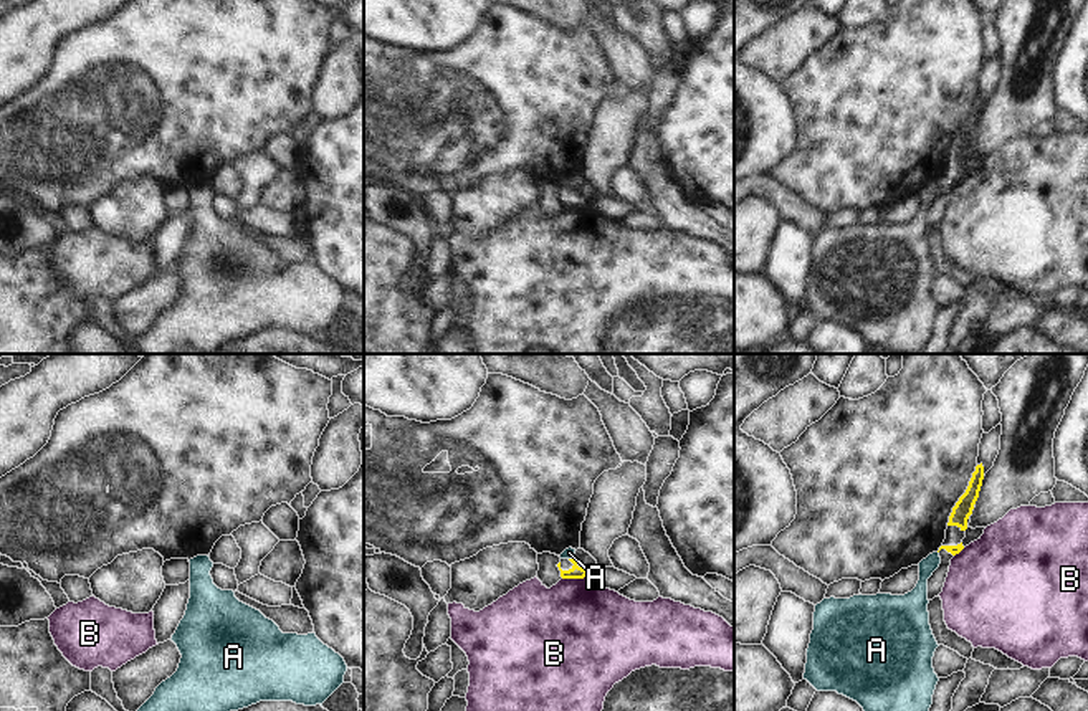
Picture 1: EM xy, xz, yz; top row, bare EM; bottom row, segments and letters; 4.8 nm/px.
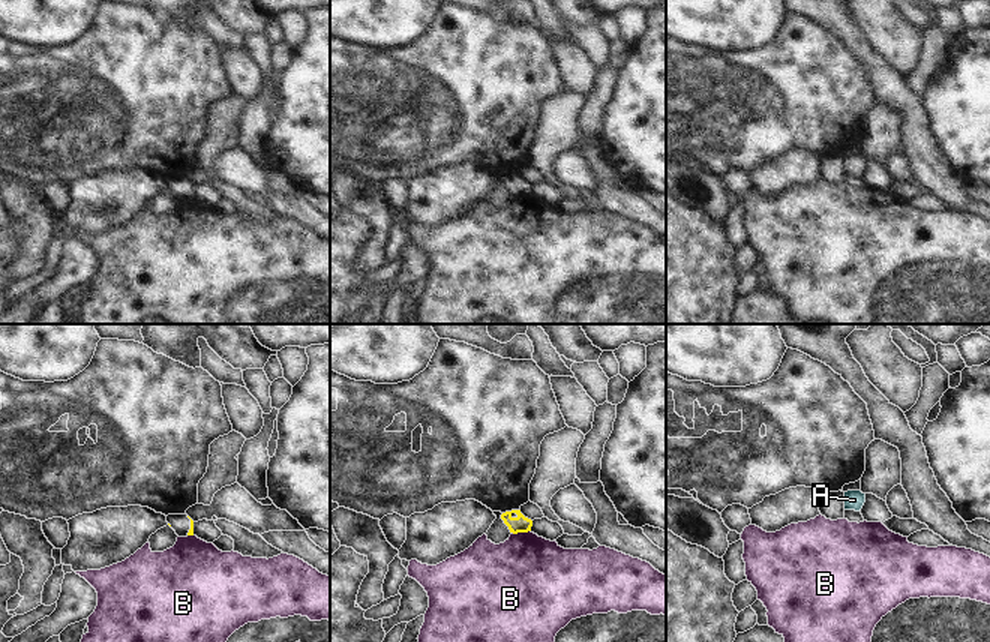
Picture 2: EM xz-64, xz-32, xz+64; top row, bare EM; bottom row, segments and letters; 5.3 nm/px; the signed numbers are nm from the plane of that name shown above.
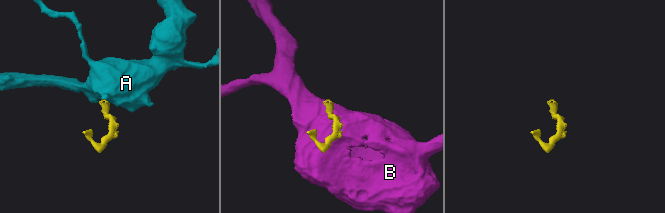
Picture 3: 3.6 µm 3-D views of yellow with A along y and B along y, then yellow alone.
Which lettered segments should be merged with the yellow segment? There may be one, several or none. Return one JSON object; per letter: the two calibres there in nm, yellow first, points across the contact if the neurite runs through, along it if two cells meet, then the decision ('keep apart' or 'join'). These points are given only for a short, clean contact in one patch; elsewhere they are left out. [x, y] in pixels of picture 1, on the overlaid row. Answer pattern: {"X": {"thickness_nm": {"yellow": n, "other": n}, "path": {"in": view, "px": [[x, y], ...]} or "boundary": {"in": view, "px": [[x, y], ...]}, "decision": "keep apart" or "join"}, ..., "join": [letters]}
{"A": {"thickness_nm": {"yellow": 60, "other": 50}, "boundary": {"in": "xz", "px": [[572, 556], [569, 559]]}, "decision": "keep apart"}, "B": {"thickness_nm": {"yellow": 60, "other": 480}, "boundary": {"in": "xz", "px": [[586, 574], [576, 579], [563, 579]]}, "decision": "keep apart"}, "join": []}

